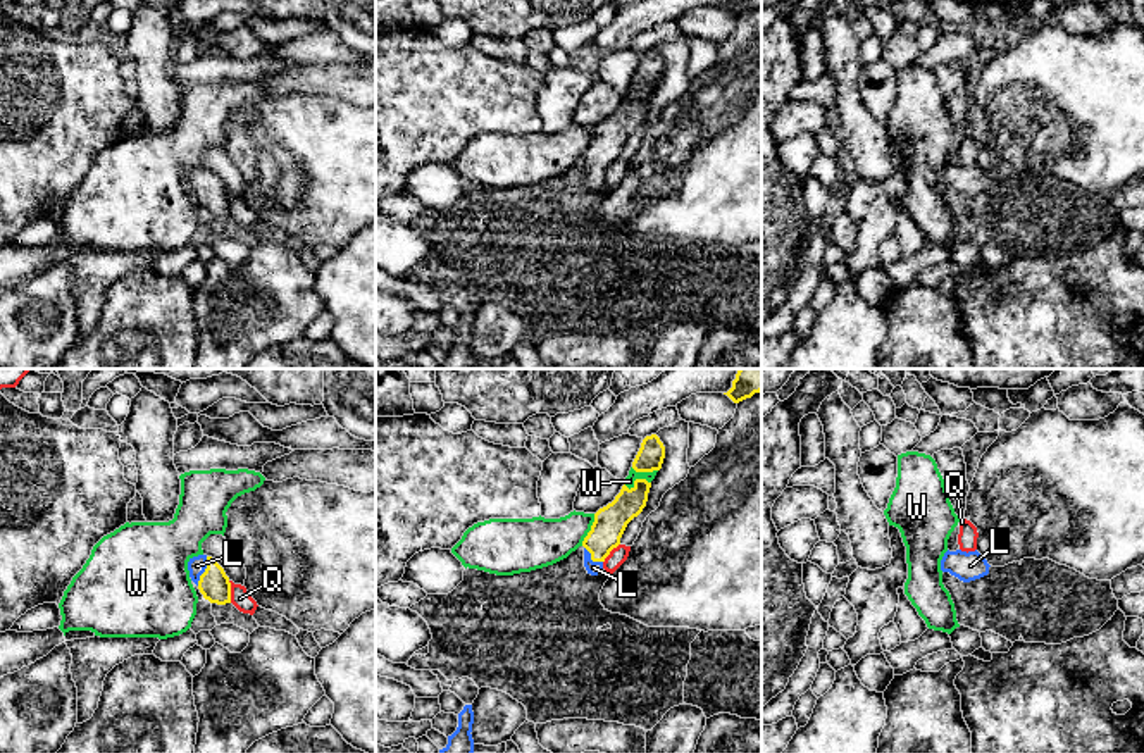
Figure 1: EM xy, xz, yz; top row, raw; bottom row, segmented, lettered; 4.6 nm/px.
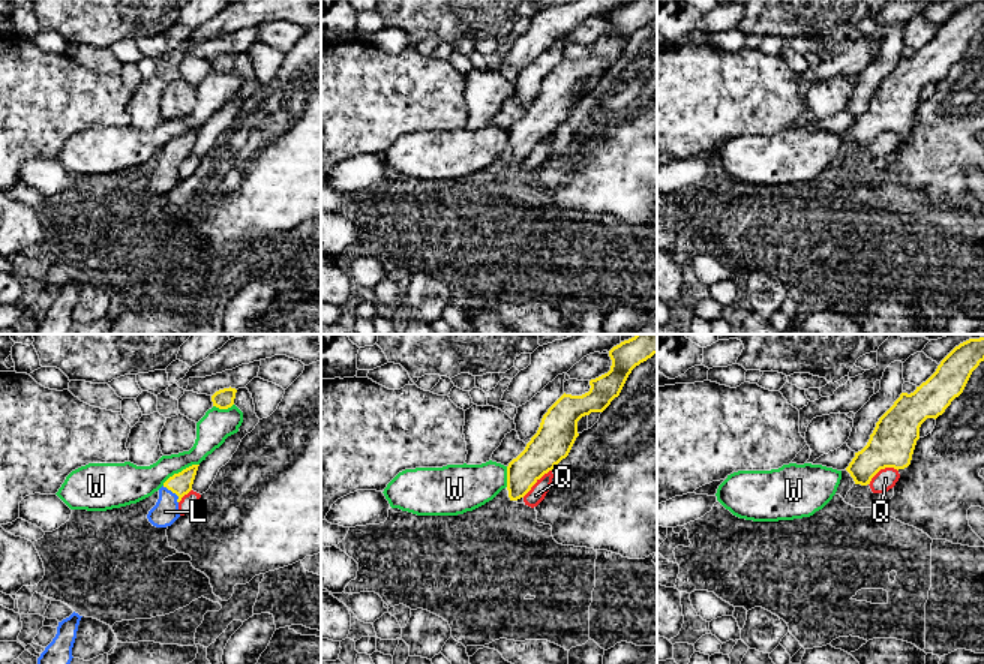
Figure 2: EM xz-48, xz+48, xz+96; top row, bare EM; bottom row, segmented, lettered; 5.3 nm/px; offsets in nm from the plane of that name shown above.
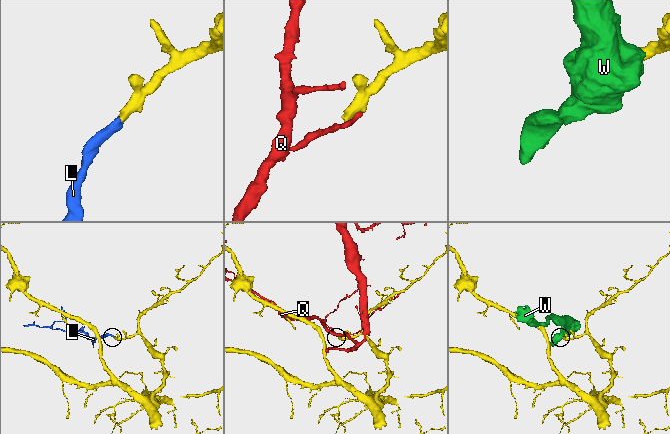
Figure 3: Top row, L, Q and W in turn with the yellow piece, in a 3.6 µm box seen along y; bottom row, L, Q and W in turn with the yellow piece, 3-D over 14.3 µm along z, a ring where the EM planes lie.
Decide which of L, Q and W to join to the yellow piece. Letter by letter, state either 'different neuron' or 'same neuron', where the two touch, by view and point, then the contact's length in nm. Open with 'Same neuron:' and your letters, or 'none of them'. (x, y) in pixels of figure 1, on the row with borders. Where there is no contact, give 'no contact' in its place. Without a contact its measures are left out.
Same neuron: L
L: same neuron | xy (205, 571) | 140 nm
Q: different neuron | xy (230, 591) | 110 nm
W: different neuron | xz (636, 479) | 130 nm

